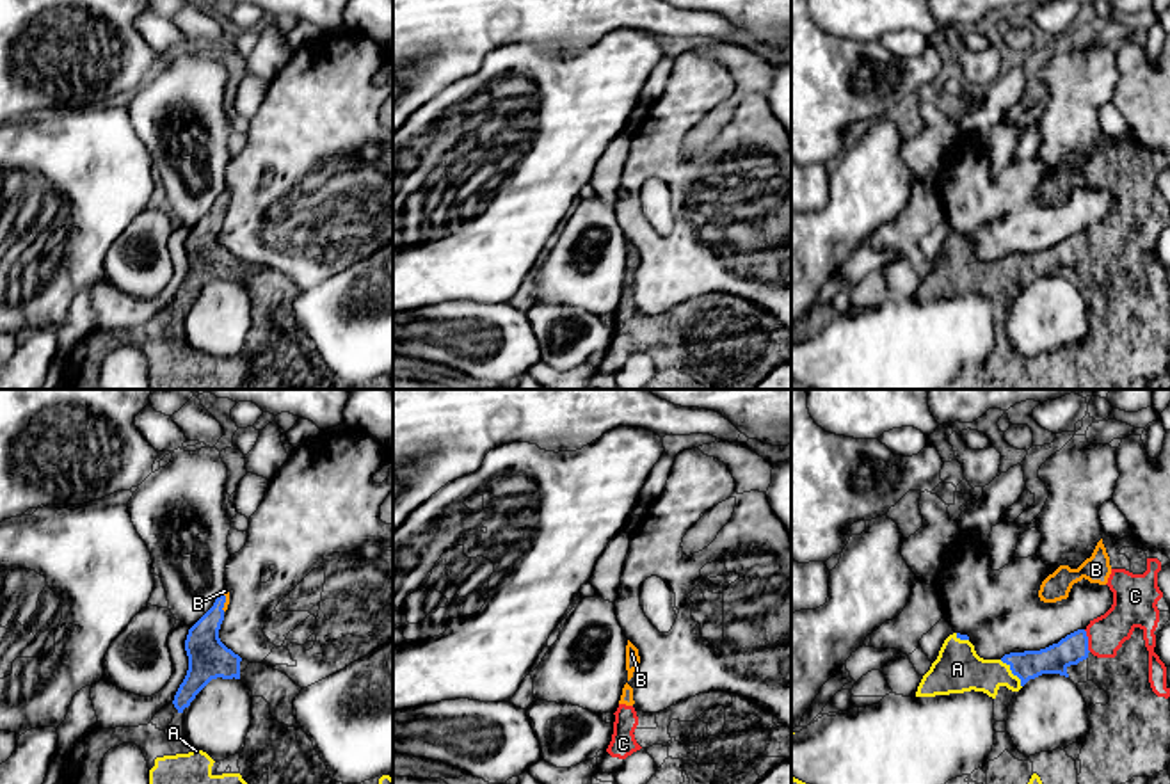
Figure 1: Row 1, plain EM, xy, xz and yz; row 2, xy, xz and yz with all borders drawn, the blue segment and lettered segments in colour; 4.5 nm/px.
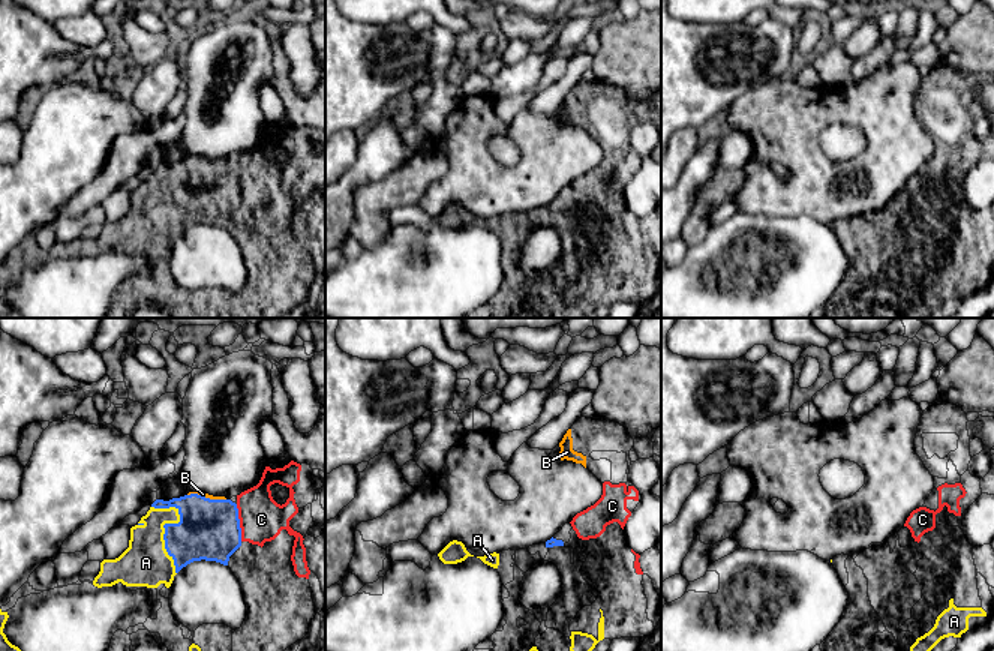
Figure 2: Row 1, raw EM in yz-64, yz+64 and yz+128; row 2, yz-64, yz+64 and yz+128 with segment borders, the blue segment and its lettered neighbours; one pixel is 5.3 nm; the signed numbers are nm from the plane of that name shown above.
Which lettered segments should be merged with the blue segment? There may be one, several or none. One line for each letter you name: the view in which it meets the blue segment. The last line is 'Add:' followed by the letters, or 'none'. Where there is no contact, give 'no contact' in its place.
A: yz
B: xy
C: yz
Add: A, B, C

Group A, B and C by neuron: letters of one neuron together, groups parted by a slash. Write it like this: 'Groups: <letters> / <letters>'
Groups: A B C

